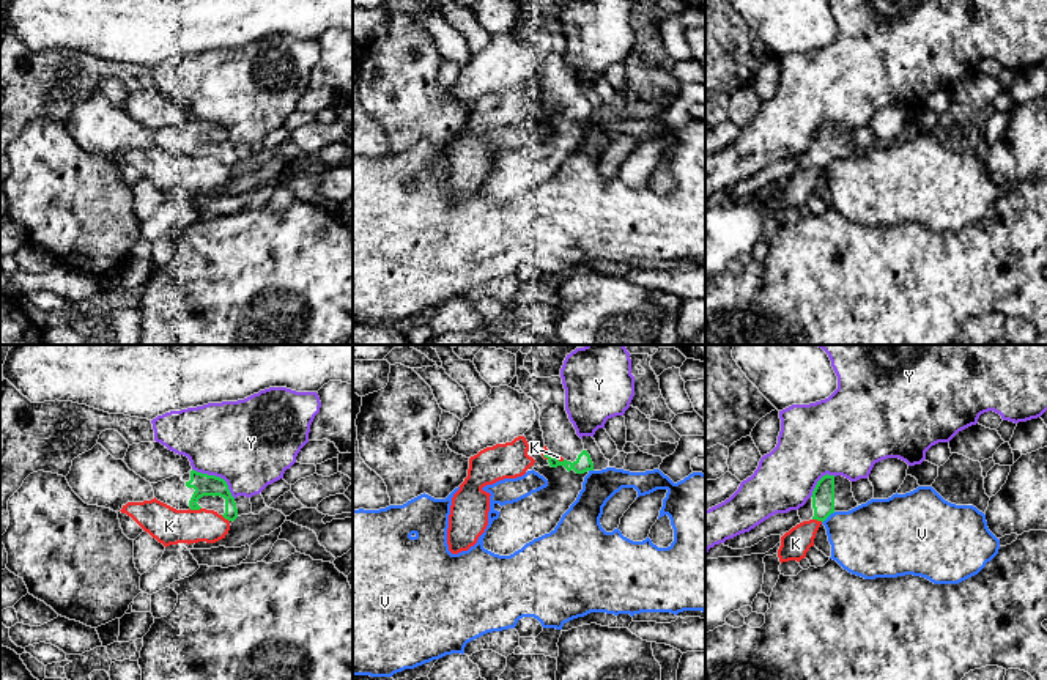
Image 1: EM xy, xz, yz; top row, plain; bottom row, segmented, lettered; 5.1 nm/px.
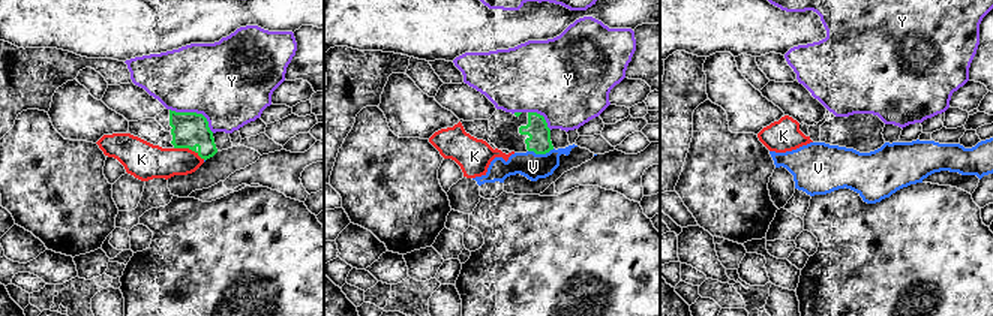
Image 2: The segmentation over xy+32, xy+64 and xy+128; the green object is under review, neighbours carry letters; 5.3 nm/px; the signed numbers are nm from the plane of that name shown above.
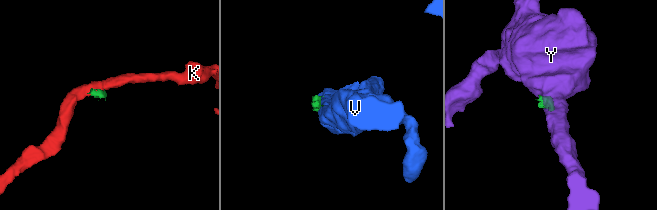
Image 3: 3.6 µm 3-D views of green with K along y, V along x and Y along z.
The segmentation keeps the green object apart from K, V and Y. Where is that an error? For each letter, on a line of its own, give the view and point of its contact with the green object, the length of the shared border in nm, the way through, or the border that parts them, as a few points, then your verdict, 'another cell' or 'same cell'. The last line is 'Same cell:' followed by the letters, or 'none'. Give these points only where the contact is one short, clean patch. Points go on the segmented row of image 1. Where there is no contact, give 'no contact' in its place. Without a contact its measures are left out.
K: xy (194, 509) | 60 nm | another cell
V: yz (828, 515) | 90 nm | along yz (835, 512), (822, 523) | another cell
Y: xy (218, 477) | 280 nm | along xy (192, 468), (219, 476), (235, 498) | another cell
Same cell: none

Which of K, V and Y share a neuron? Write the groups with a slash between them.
K / V / Y

